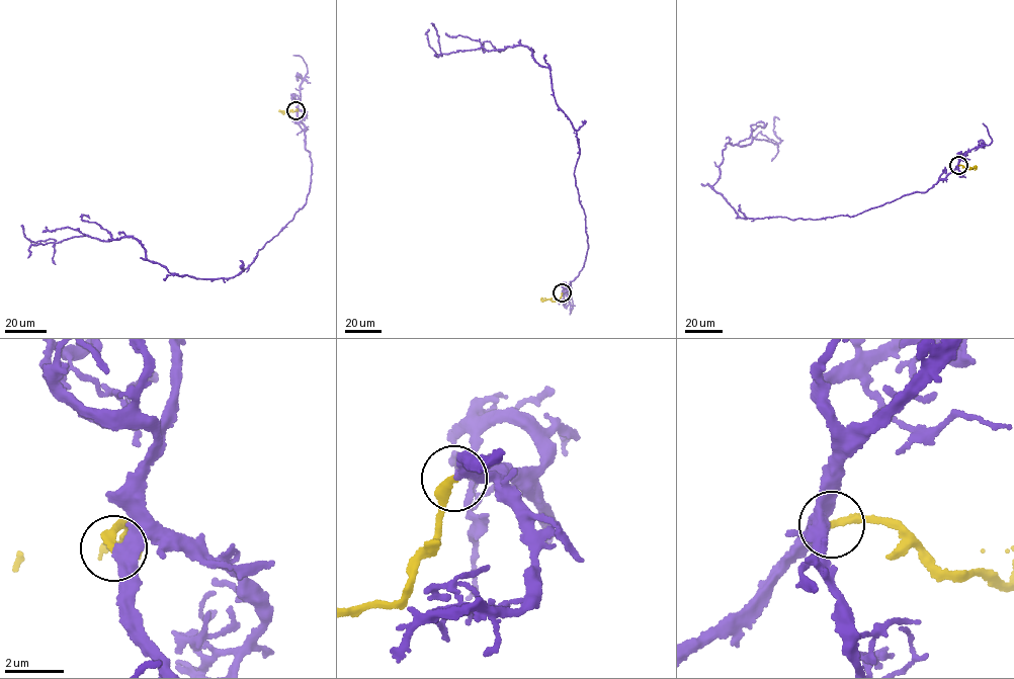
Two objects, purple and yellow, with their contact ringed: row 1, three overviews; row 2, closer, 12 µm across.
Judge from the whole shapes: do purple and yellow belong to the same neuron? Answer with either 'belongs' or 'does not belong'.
belongs

